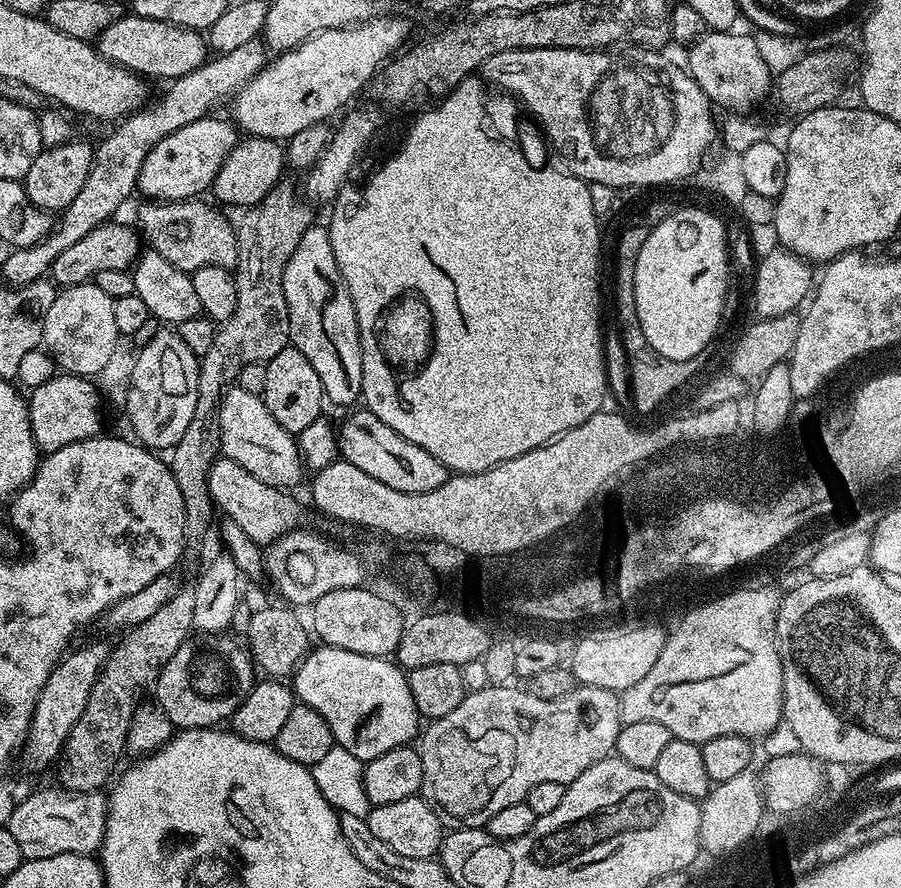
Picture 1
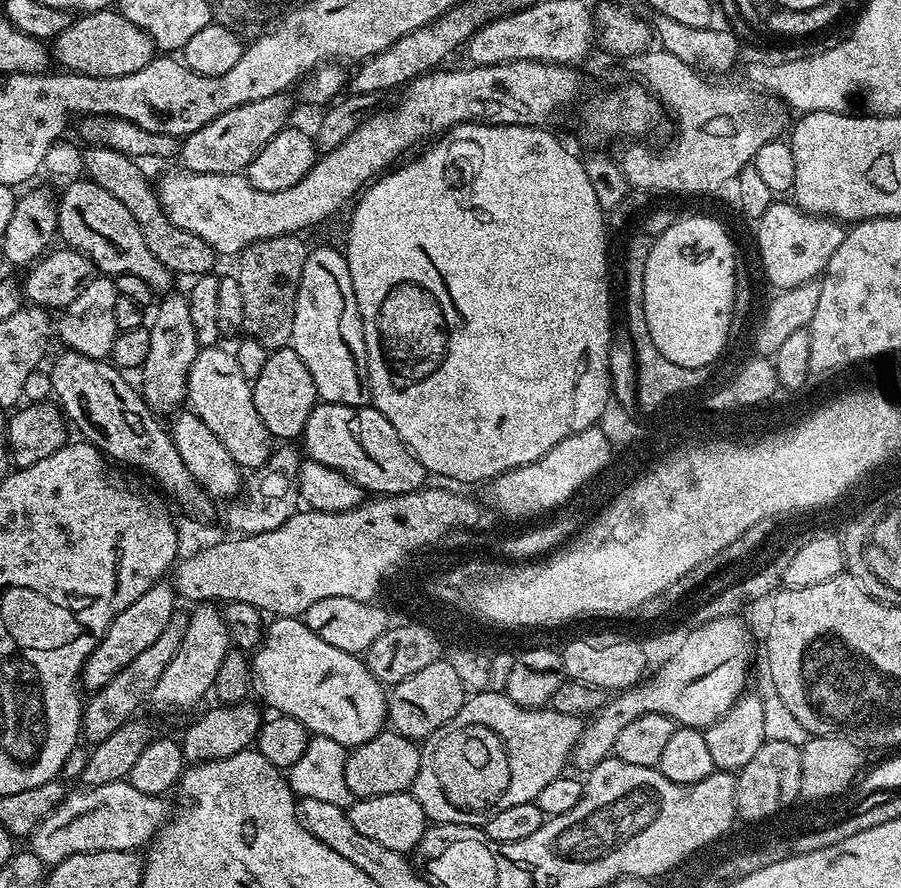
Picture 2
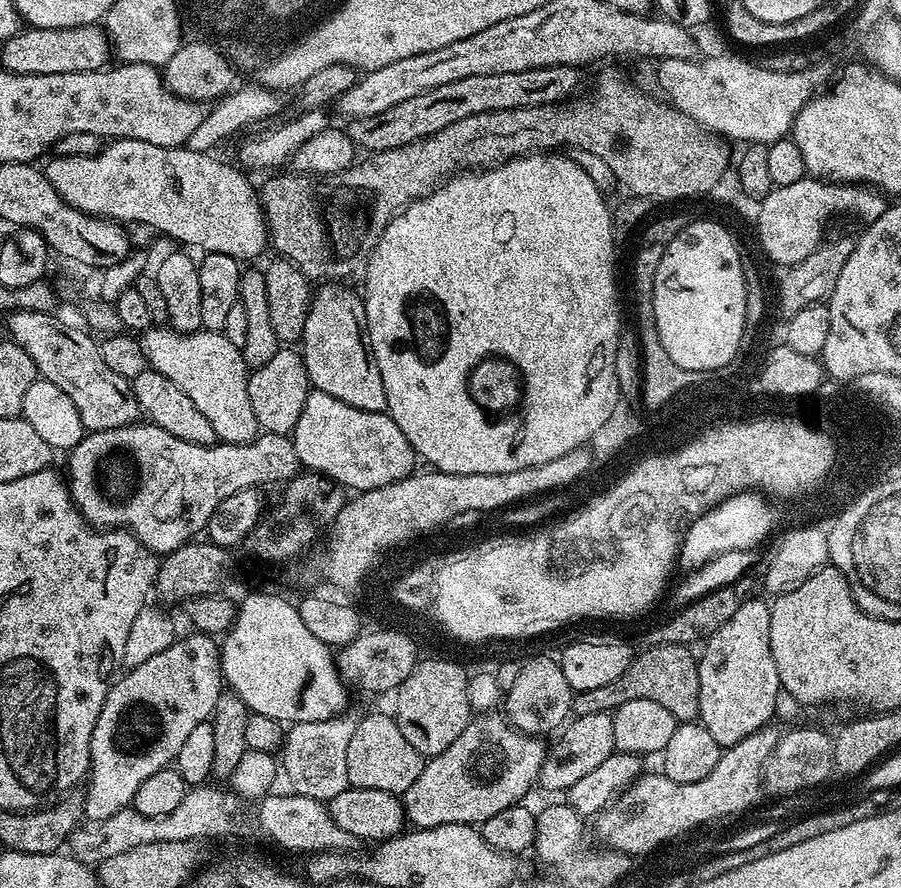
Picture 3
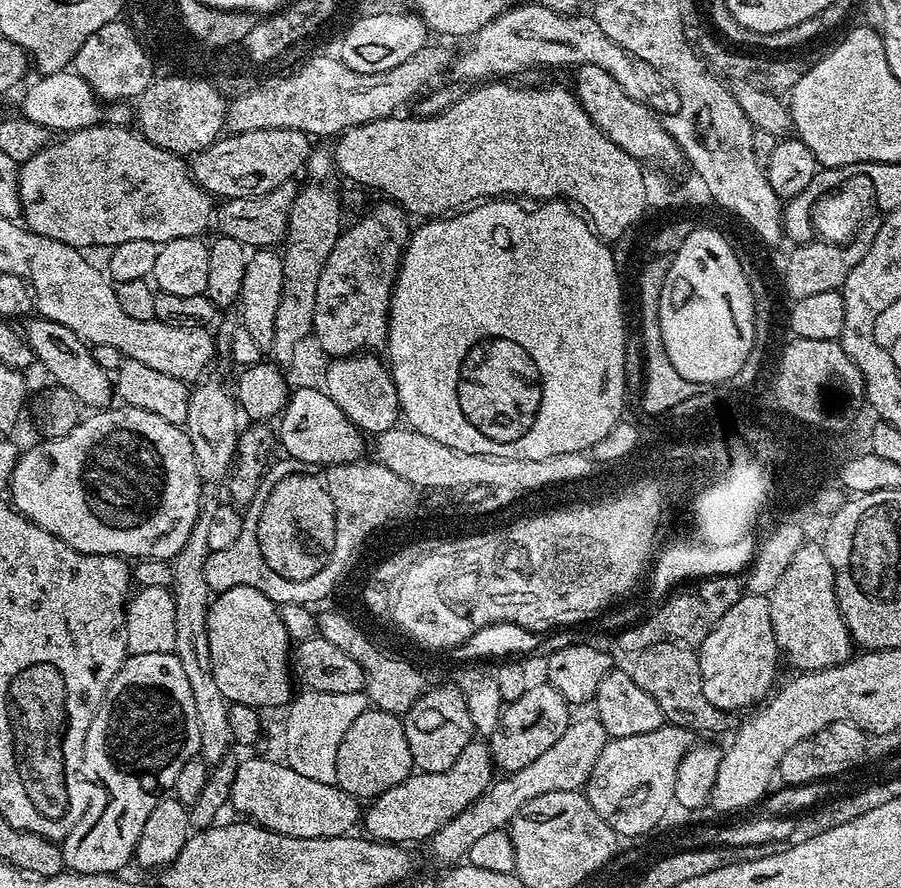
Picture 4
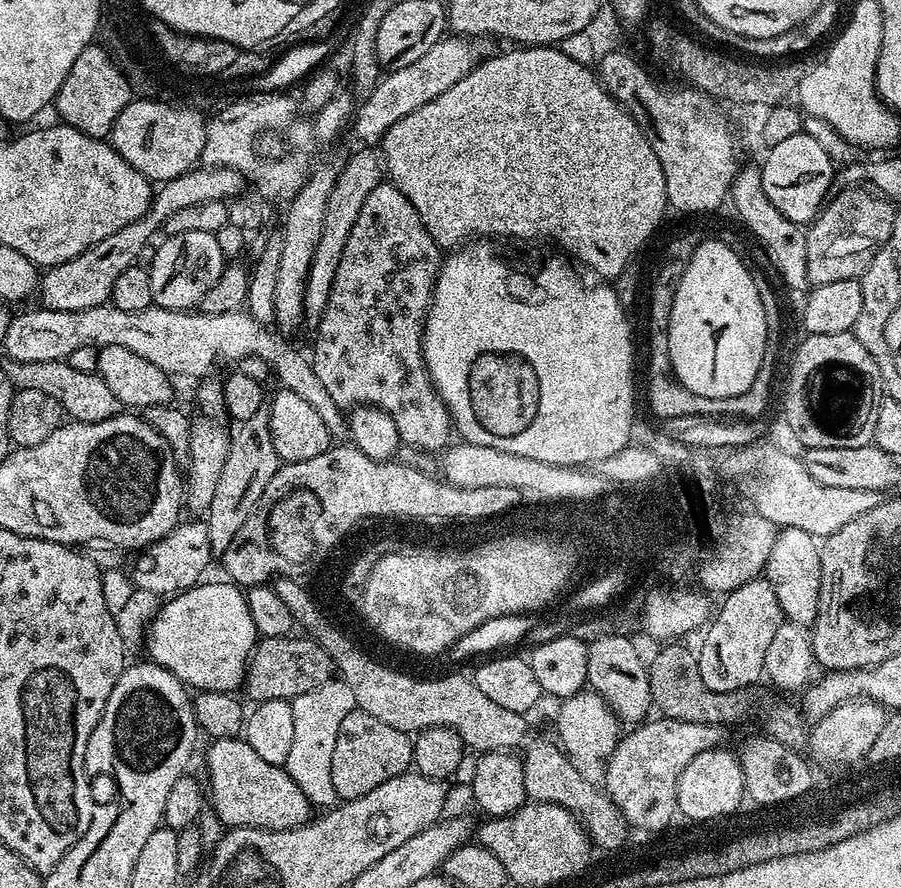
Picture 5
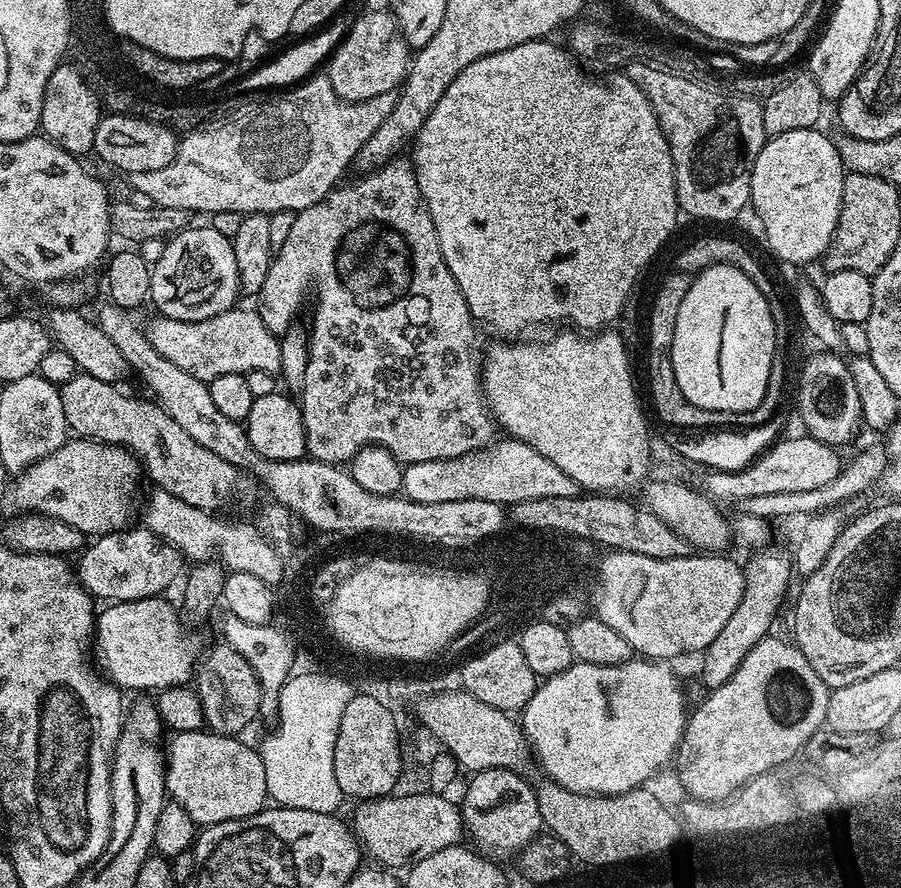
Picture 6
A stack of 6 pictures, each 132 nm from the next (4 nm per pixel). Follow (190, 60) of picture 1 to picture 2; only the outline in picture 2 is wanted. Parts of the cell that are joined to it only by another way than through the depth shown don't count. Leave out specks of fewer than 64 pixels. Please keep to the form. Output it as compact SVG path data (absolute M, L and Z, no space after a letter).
M101 10L75 17L73 23L54 41L54 60L63 69L80 76L118 78L122 74L134 74L154 59L154 45L151 38L134 22L125 18L119 10Z

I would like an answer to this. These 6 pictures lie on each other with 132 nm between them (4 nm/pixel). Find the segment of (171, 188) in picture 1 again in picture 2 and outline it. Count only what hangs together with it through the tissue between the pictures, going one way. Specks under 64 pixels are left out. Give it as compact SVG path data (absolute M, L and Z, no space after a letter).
M279 92L270 98L258 102L246 102L234 110L226 110L197 132L183 137L183 144L178 155L179 162L189 172L240 172L289 123L288 115L292 112L292 100L288 92Z

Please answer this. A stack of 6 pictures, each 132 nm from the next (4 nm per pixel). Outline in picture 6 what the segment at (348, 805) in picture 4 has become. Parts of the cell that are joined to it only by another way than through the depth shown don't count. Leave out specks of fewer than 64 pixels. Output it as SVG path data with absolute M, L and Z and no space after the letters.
M201 730L198 732L177 732L171 737L172 745L166 748L166 792L169 797L190 814L190 818L197 826L207 826L209 824L221 824L231 820L241 820L247 816L253 816L266 807L269 803L268 791L266 790L266 766L262 762L259 751L255 747L243 744L236 736L219 736L217 732L211 730Z

